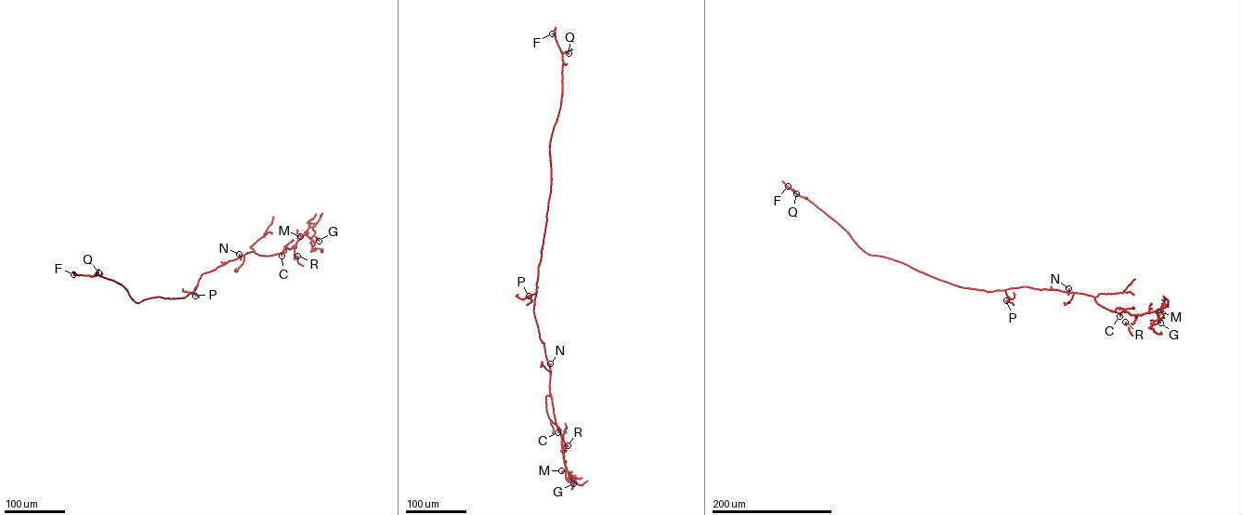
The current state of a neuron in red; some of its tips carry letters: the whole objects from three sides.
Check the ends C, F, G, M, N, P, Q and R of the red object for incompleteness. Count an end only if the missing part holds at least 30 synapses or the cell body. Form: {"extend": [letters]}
{"extend": ["C"]}

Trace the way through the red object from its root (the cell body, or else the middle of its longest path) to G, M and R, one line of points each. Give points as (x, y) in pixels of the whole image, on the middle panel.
G: (538, 275), (533, 311), (550, 368), (550, 393), (561, 438), (564, 464), (573, 483)
M: (538, 275), (533, 311), (550, 368), (550, 393), (565, 467), (561, 470)
R: (538, 275), (533, 311), (550, 368), (549, 388), (561, 438), (561, 452), (564, 445), (568, 445)

